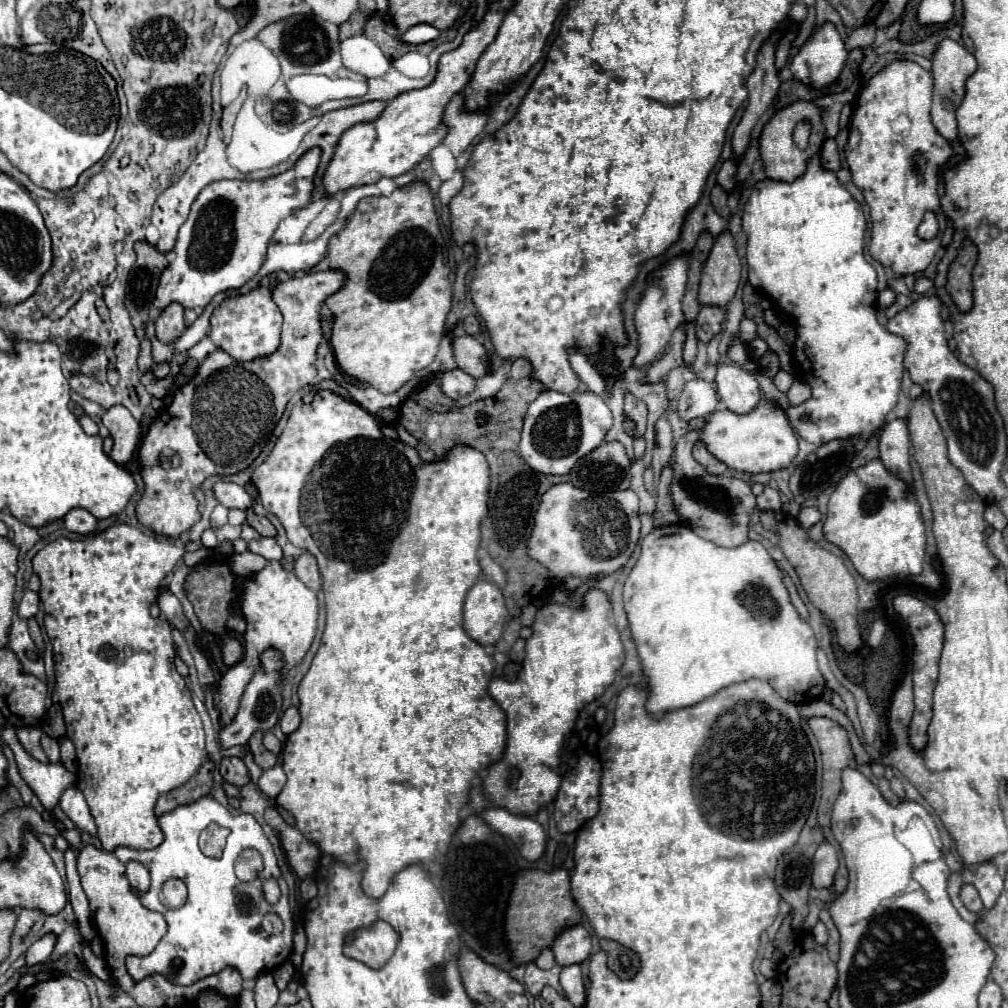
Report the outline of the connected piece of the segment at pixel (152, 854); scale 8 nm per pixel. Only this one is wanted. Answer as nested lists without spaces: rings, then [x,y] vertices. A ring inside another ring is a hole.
[[[203,797],[195,803],[181,805],[173,811],[161,815],[159,827],[165,835],[165,839],[159,847],[155,847],[155,849],[117,847],[113,851],[121,863],[139,861],[149,869],[151,889],[141,897],[143,905],[151,911],[163,913],[167,925],[169,925],[167,935],[159,941],[159,945],[155,947],[155,951],[151,955],[127,959],[129,975],[139,981],[151,973],[159,973],[159,975],[165,975],[165,979],[169,979],[171,983],[191,985],[207,975],[219,973],[225,967],[235,967],[243,979],[255,979],[259,973],[273,971],[283,961],[287,961],[293,951],[293,917],[289,911],[289,889],[287,889],[287,883],[281,879],[281,871],[277,865],[273,845],[265,837],[257,819],[249,813],[231,815],[215,799]],[[213,821],[231,831],[221,859],[207,859],[197,847],[197,837],[199,837],[201,829],[205,829]],[[245,849],[255,849],[263,857],[263,863],[265,863],[265,869],[251,883],[239,881],[233,871],[235,859]],[[269,877],[281,879],[281,899],[275,905],[269,905],[263,899],[263,891],[259,891],[259,881],[269,879]],[[167,879],[181,879],[181,881],[185,881],[185,885],[189,889],[187,903],[181,909],[165,909],[159,901],[161,885]],[[269,911],[275,911],[283,919],[285,929],[281,935],[269,937],[265,933],[259,933],[259,923],[261,923],[263,915]],[[175,959],[181,959],[179,967],[175,965]]]

